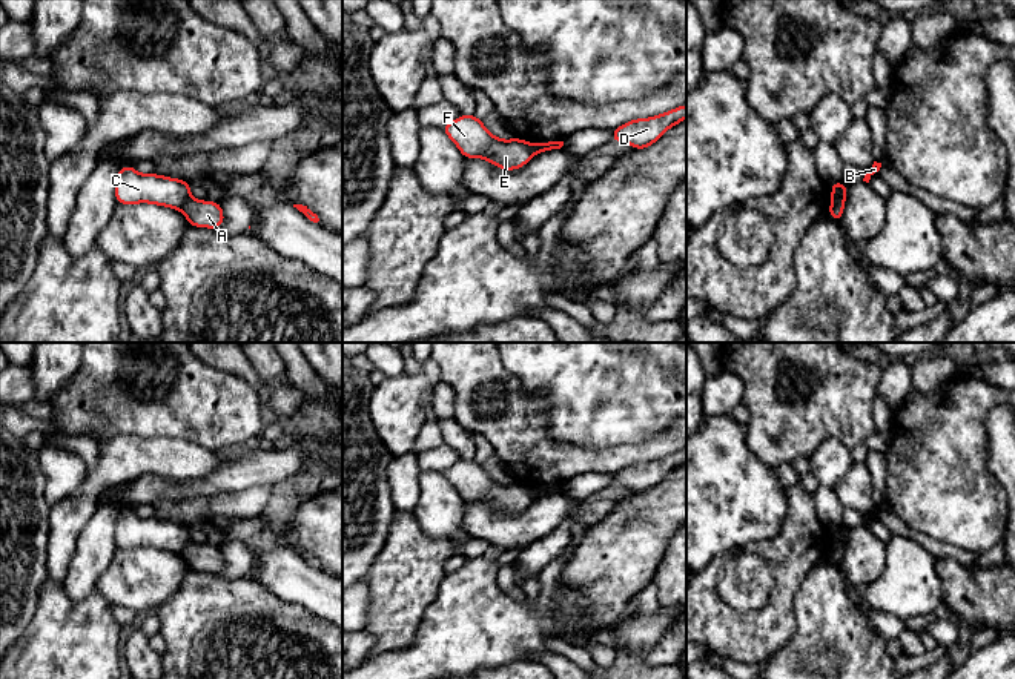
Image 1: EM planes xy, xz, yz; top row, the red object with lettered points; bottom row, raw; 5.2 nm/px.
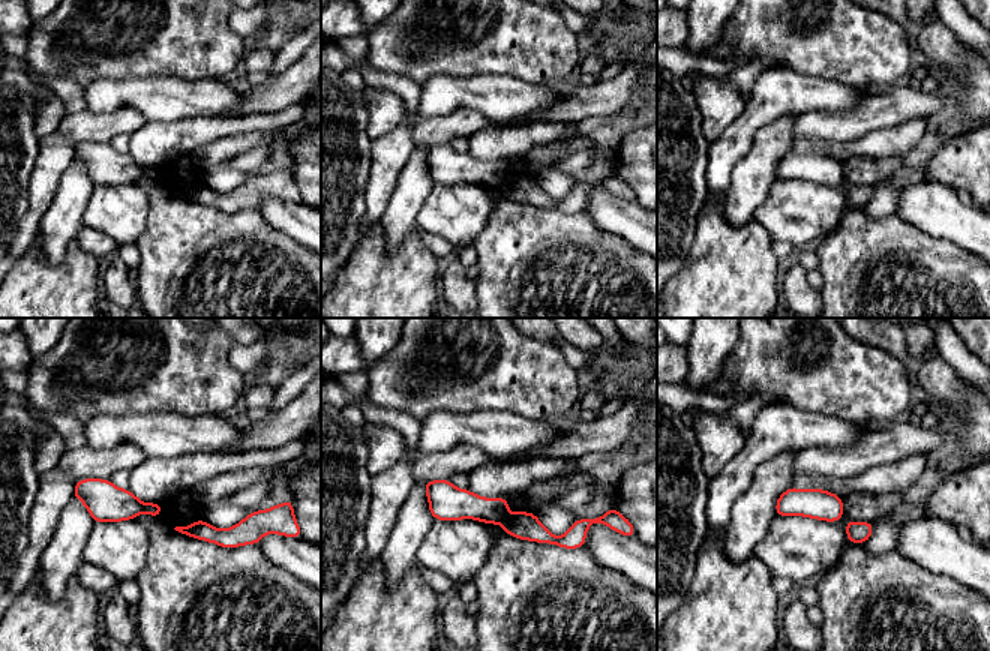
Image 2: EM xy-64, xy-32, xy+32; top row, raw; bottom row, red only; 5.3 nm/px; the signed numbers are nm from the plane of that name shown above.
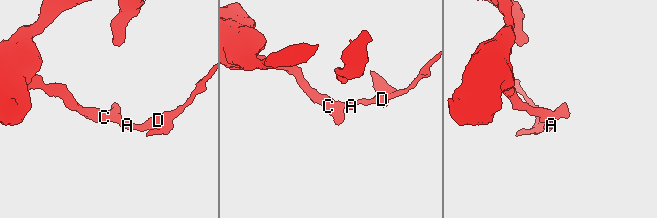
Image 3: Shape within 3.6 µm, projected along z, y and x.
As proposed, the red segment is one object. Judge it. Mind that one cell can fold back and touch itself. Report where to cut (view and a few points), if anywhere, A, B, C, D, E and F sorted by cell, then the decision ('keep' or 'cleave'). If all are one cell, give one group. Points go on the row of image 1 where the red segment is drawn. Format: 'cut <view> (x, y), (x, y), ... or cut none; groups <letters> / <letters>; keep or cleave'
cut xy (189, 197), (180, 209); groups A D / B C E F; cleave

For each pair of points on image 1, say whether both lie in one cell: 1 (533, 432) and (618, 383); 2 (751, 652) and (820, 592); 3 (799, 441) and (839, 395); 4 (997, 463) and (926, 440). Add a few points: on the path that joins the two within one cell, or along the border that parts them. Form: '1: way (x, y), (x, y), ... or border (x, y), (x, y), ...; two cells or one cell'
1: border (524, 397), (547, 417), (556, 440), (576, 446); two cells
2: border (803, 578), (794, 599), (796, 633), (780, 647); two cells
3: way (803, 430), (828, 406); one cell
4: border (985, 424), (988, 437), (986, 469), (998, 483); two cells

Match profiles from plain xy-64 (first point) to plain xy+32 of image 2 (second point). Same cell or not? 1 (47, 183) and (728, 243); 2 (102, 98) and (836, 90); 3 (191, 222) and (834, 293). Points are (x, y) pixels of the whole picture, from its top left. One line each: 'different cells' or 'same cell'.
1: different cells
2: same cell
3: same cell

